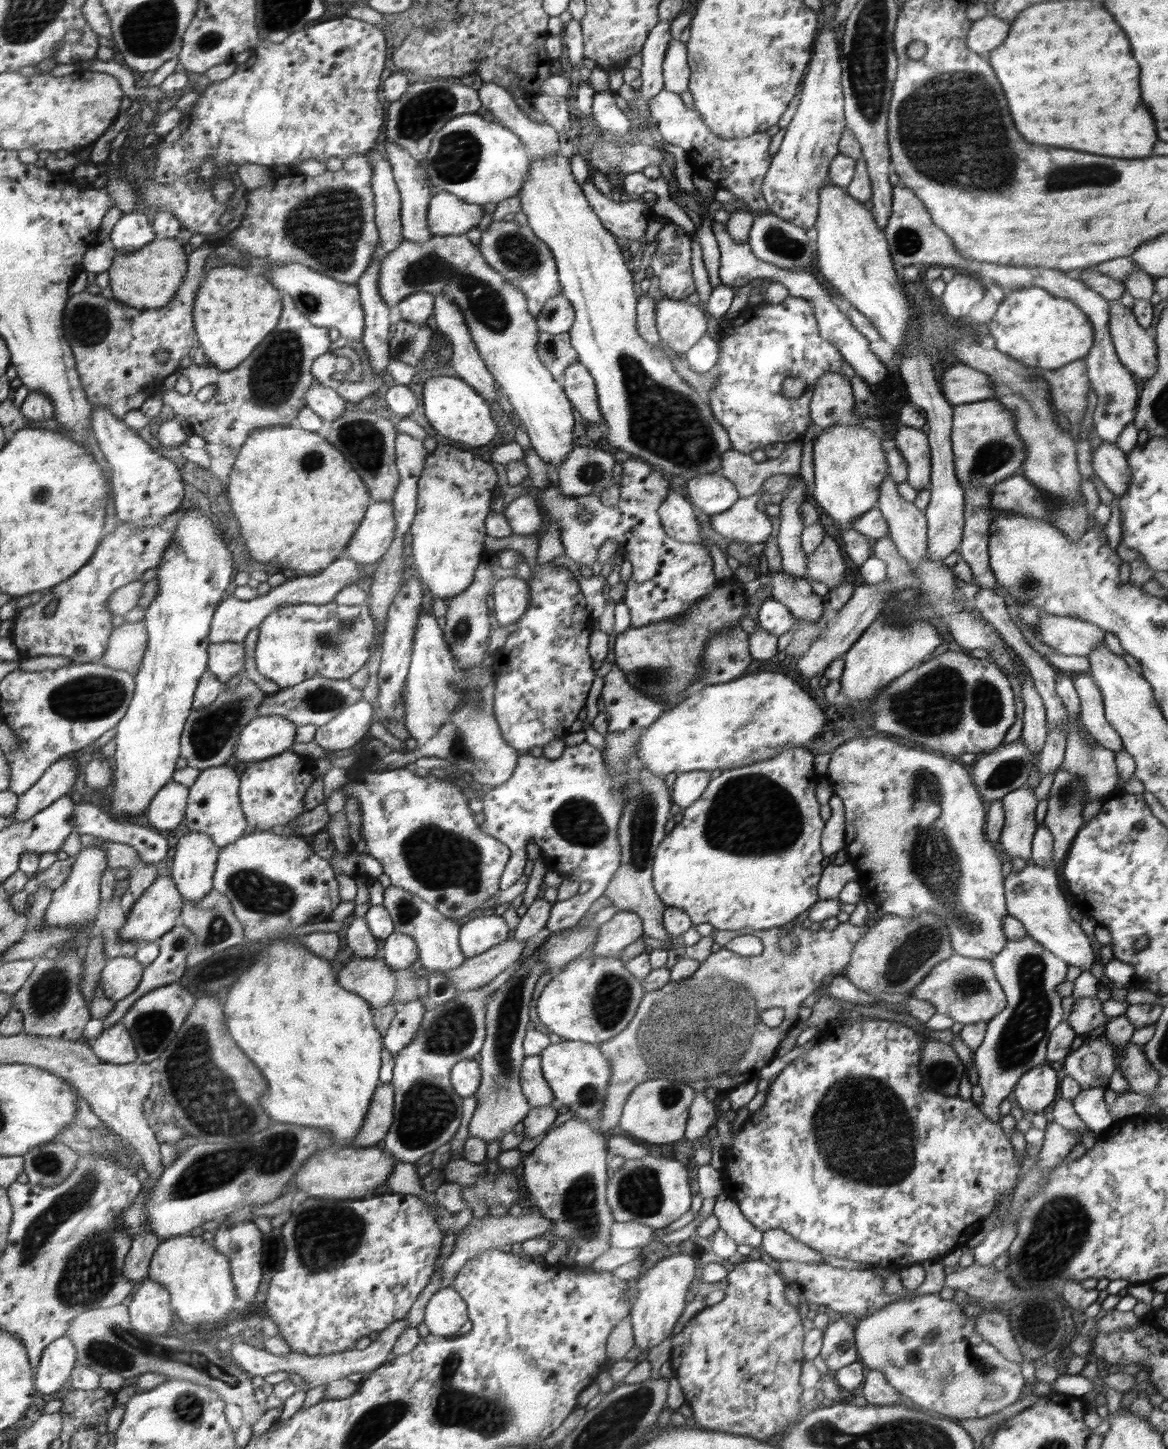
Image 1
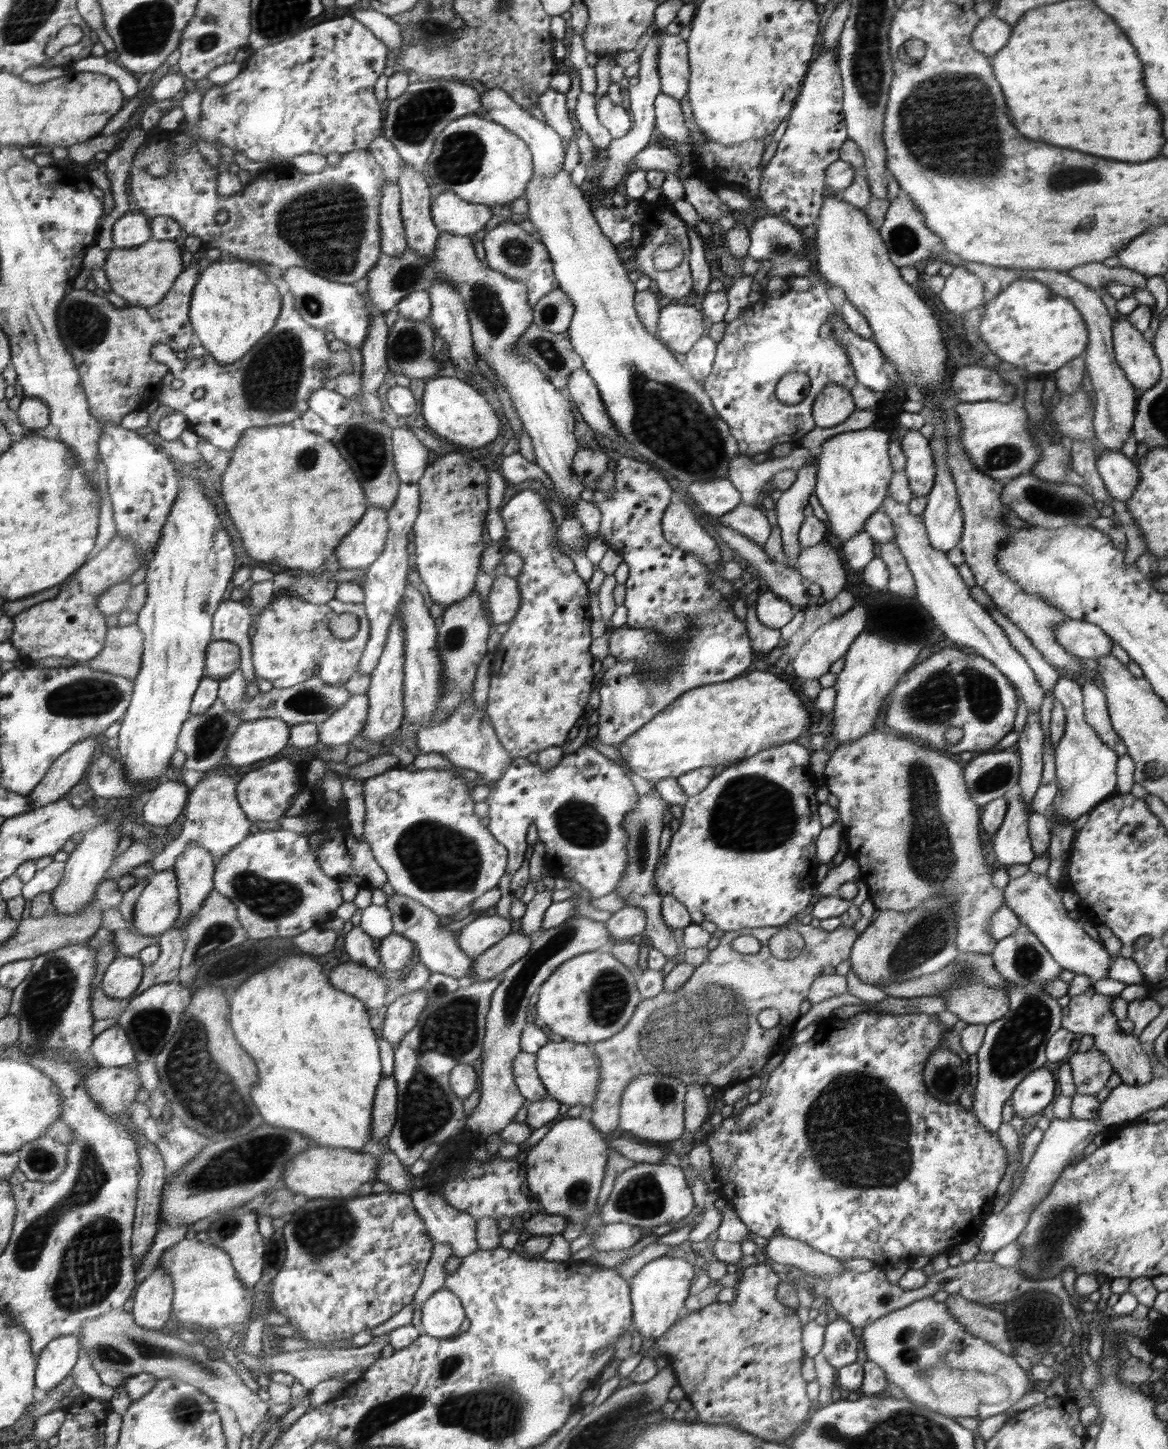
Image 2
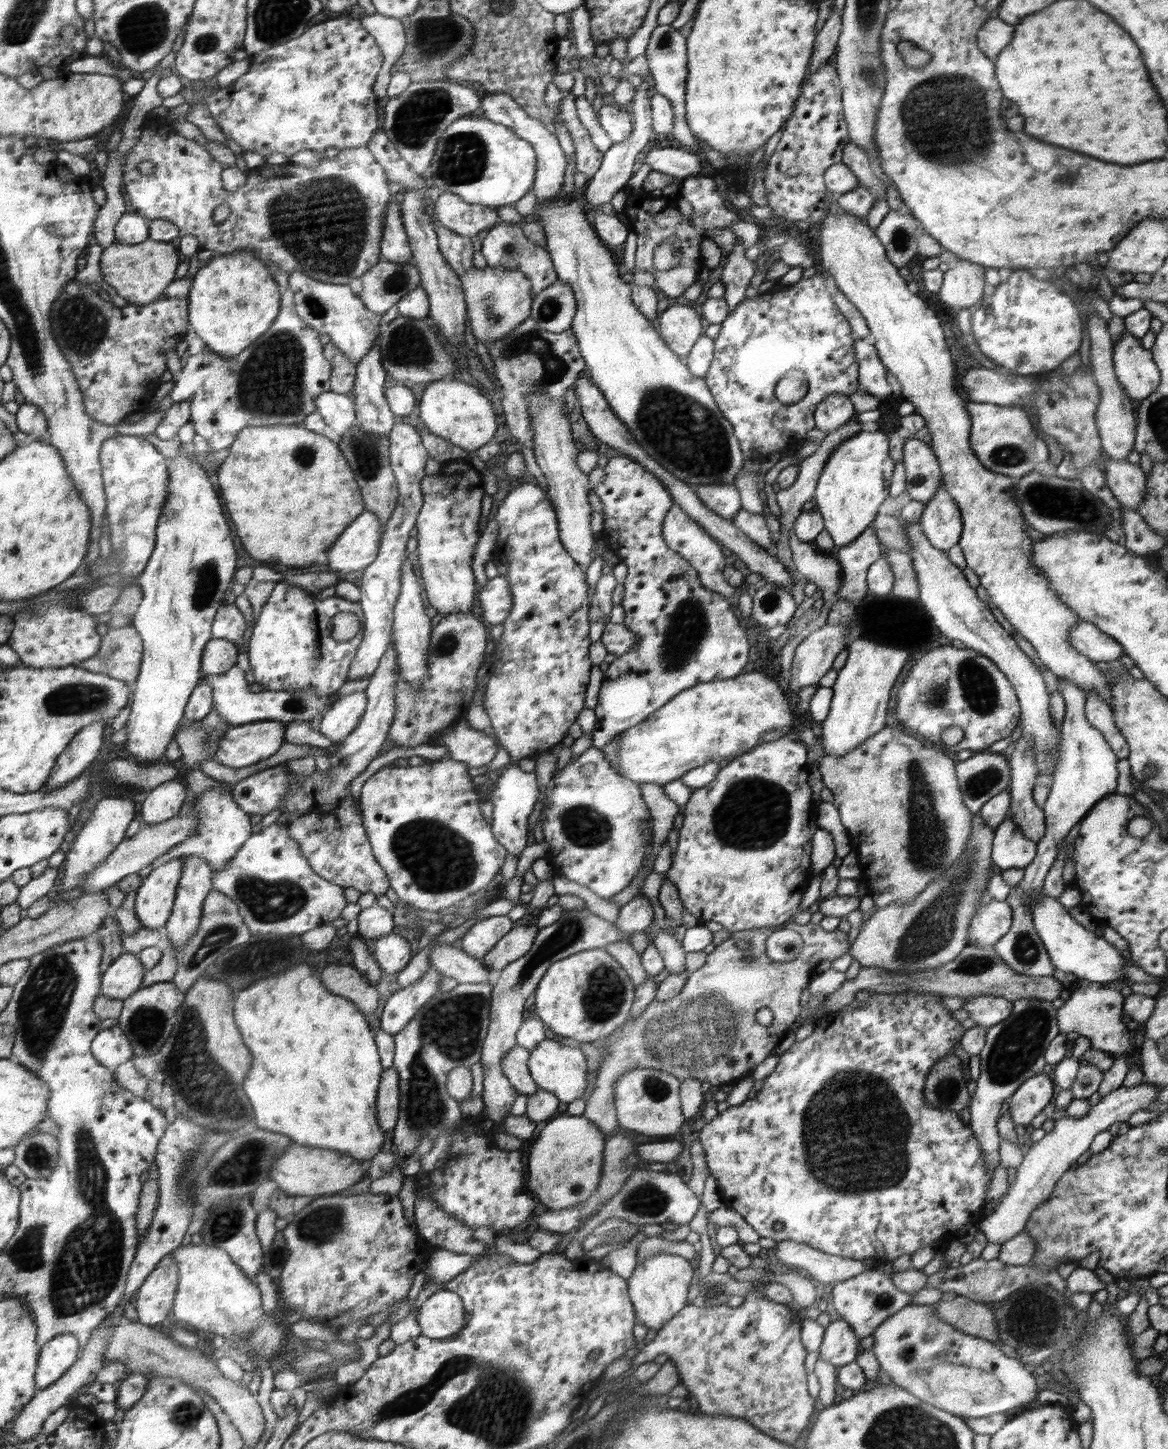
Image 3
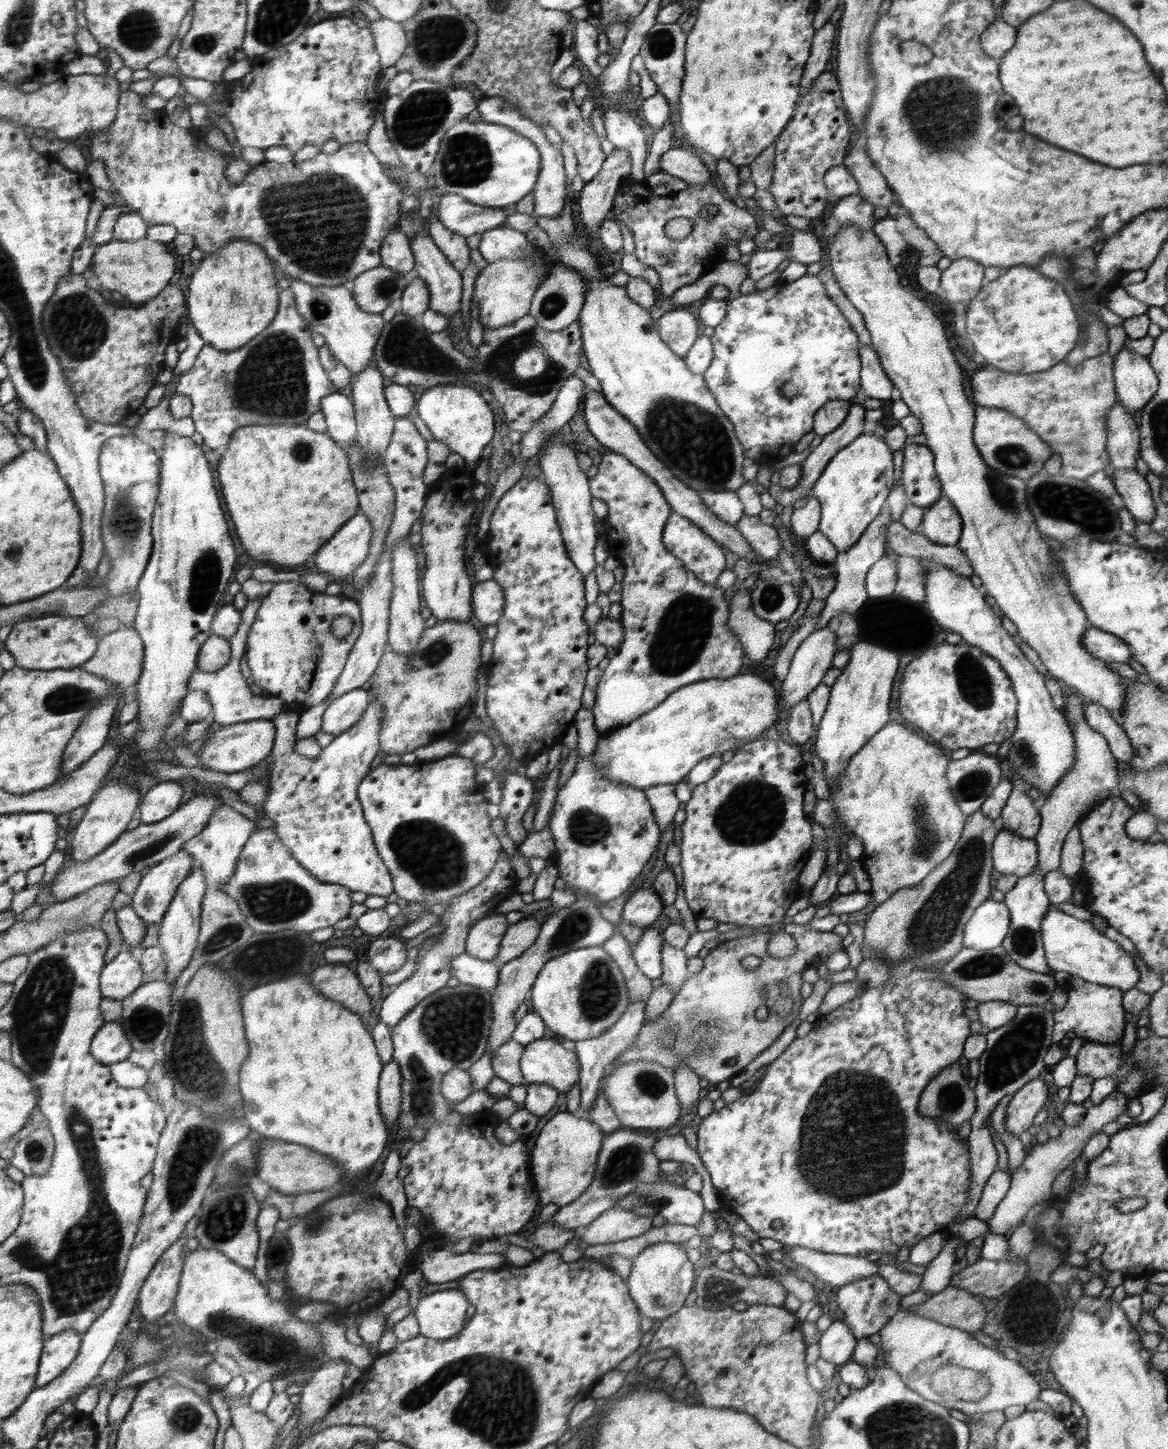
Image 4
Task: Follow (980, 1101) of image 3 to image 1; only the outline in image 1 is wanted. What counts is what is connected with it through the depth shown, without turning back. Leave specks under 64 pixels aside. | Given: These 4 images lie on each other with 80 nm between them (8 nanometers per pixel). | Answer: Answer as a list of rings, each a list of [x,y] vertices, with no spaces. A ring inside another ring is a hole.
[[[1028,934],[1020,940],[1008,940],[1003,952],[990,961],[1006,992],[1007,1008],[987,1022],[983,1042],[974,1056],[979,1086],[984,1094],[978,1106],[985,1117],[998,1123],[1000,1102],[1010,1095],[1026,1073],[1046,1062],[1051,1033],[1063,1021],[1062,997],[1057,993],[1057,986],[1066,981],[1069,964]]]

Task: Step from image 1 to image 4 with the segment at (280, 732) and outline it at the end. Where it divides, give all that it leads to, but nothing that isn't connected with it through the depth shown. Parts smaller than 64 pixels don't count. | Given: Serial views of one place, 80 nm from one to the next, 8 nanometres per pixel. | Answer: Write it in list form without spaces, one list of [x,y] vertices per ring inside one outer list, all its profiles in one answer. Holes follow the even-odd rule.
[[[258,719],[248,722],[224,726],[220,725],[217,731],[205,740],[205,743],[197,752],[202,768],[215,770],[216,772],[233,773],[250,769],[266,759],[275,746],[275,738],[278,736],[275,723],[270,719]]]

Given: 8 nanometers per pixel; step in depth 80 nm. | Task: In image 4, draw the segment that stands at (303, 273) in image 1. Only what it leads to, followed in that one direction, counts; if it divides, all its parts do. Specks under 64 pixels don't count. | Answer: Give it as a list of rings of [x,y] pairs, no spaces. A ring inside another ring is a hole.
[[[290,279],[289,289],[295,293],[297,311],[310,329],[325,338],[325,345],[353,376],[363,372],[363,368],[372,361],[375,343],[385,328],[386,322],[381,313],[374,314],[362,310],[353,299],[353,294],[343,285],[337,287],[314,286],[302,279]]]

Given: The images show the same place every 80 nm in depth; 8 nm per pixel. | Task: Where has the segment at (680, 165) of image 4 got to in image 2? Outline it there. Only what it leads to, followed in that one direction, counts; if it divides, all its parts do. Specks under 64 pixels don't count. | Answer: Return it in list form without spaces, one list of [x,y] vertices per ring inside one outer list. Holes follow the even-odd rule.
[[[653,142],[640,150],[632,159],[631,164],[636,164],[638,173],[647,170],[661,170],[666,174],[677,174],[683,162],[678,157],[678,151],[675,148],[665,148]]]

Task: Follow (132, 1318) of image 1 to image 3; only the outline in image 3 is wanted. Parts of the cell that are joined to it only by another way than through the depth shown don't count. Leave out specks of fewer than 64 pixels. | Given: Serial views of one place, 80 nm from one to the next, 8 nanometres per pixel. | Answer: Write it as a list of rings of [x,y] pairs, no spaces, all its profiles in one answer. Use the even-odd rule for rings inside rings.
[[[169,1253],[136,1294],[137,1322],[153,1328],[154,1324],[160,1324],[172,1308],[176,1284],[179,1284],[179,1267]]]

